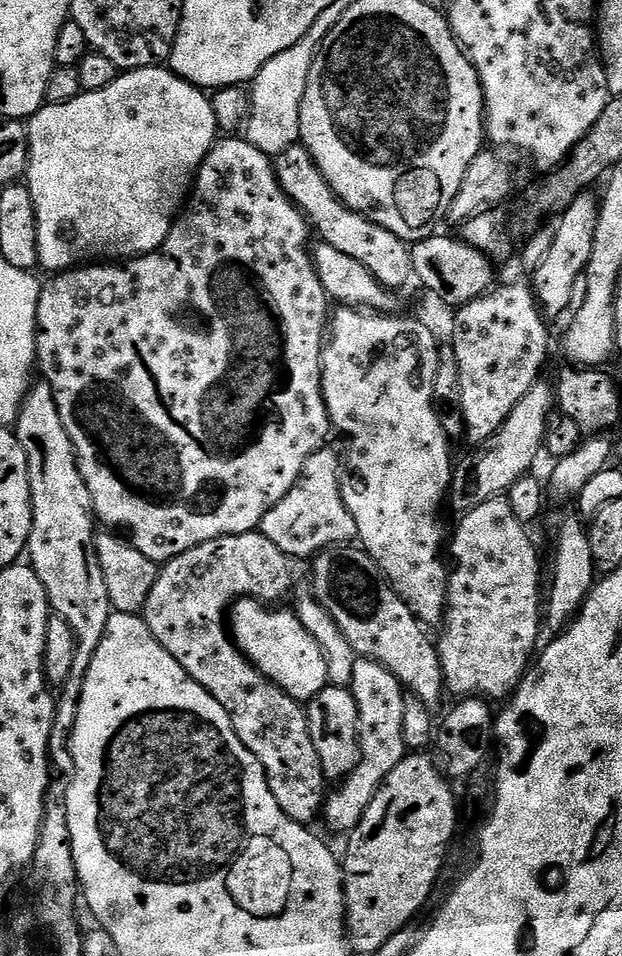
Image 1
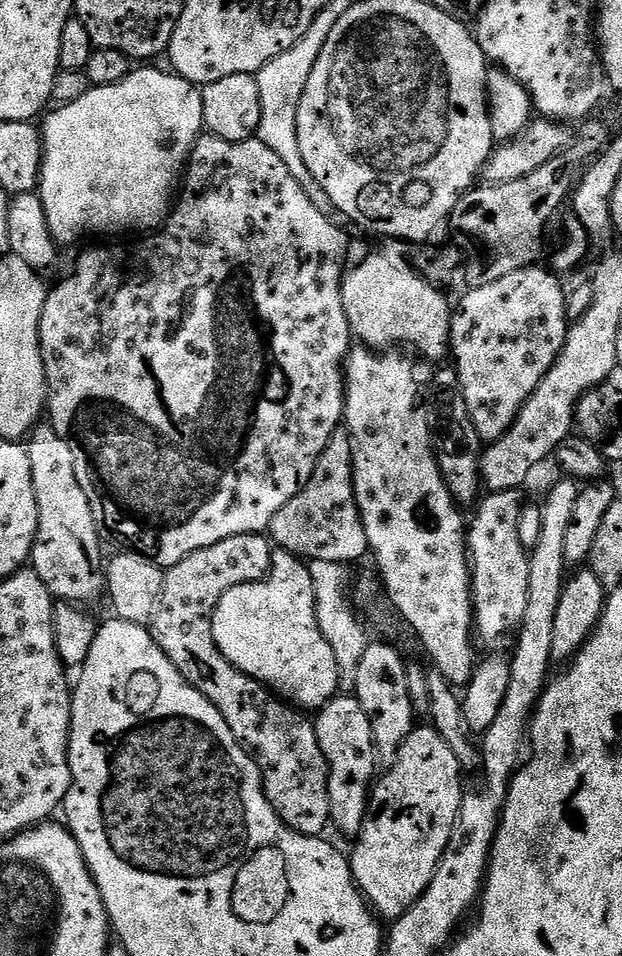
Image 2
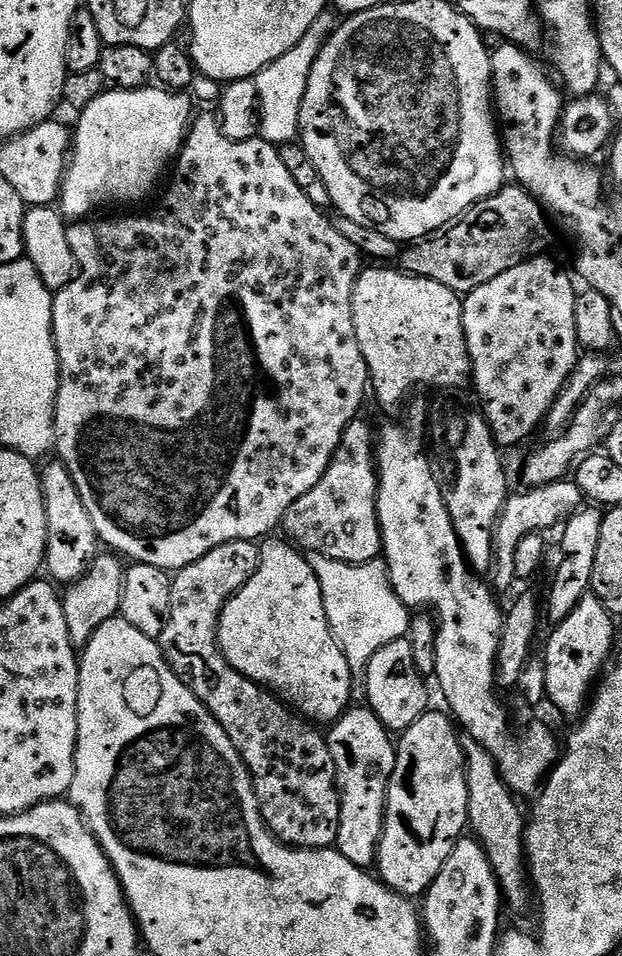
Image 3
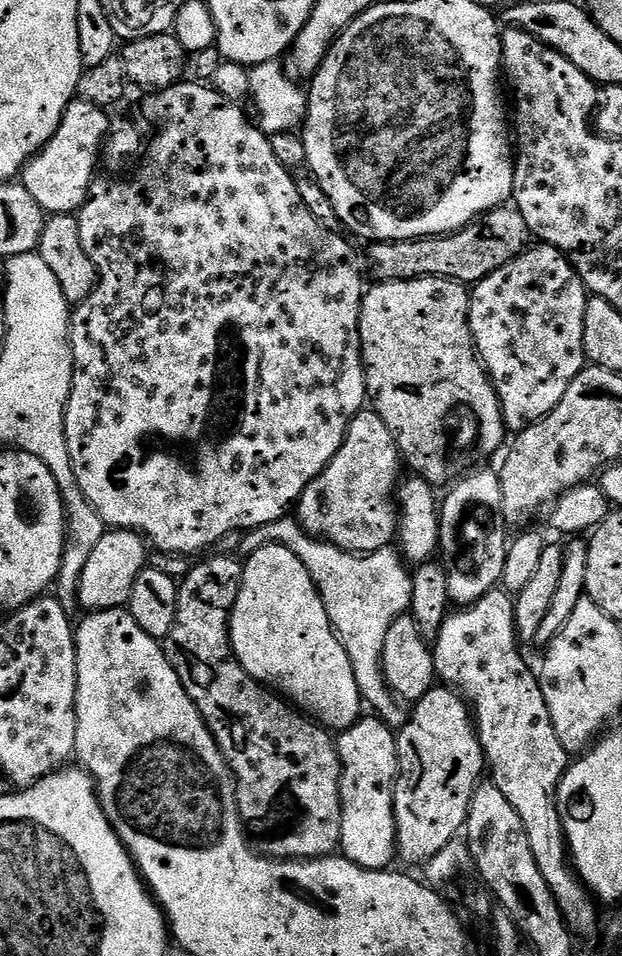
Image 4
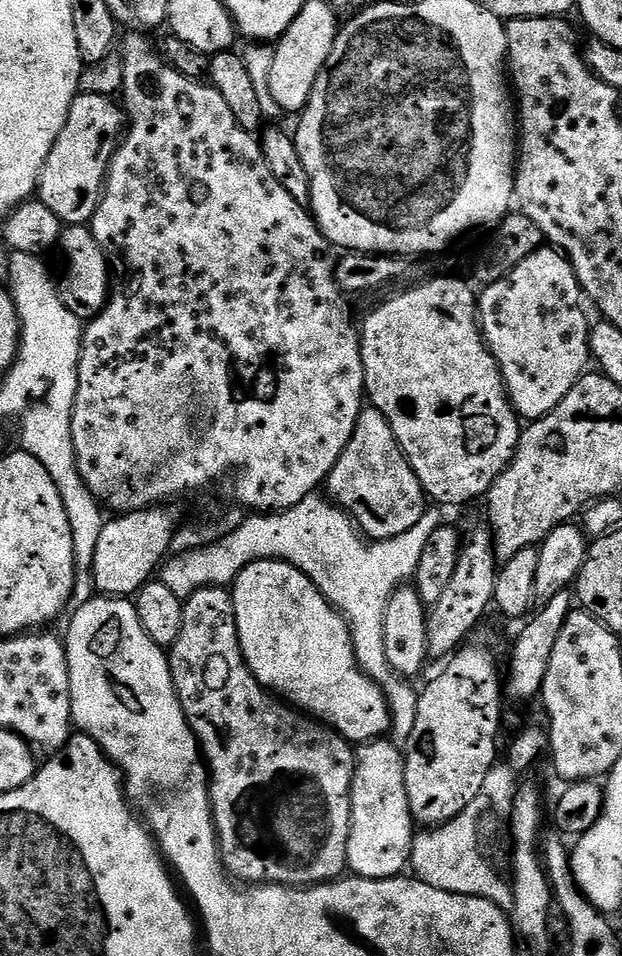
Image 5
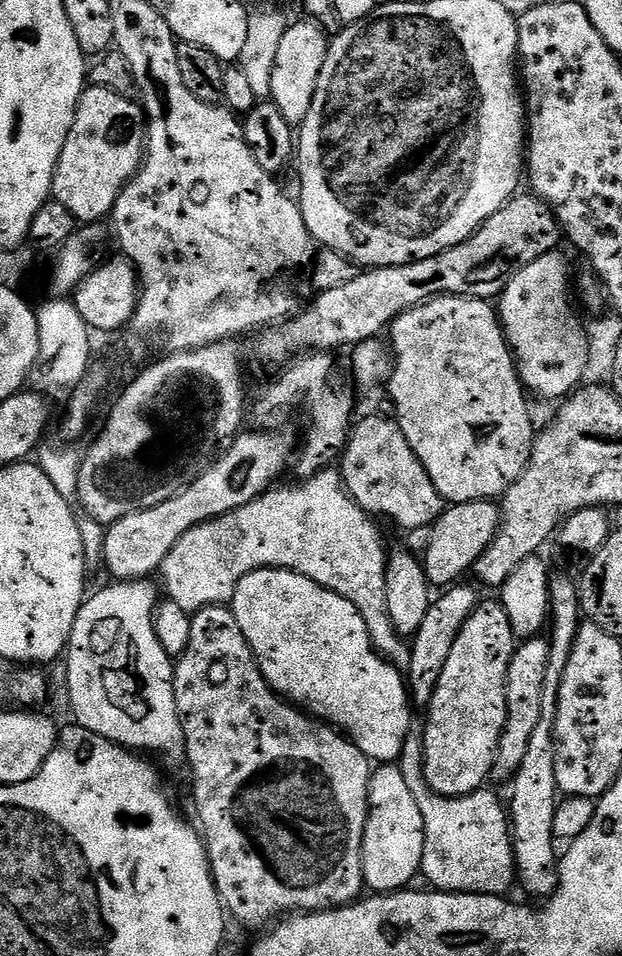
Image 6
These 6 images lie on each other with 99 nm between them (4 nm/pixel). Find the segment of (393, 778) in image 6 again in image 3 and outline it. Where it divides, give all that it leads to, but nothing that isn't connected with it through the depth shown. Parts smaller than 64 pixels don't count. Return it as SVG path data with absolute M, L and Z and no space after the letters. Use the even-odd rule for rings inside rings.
M367 706L349 707L327 729L330 758L334 758L336 792L340 796L340 821L335 849L354 866L368 870L376 863L376 847L384 829L384 803L396 765L396 744L383 722ZM392 739L392 740L391 740Z

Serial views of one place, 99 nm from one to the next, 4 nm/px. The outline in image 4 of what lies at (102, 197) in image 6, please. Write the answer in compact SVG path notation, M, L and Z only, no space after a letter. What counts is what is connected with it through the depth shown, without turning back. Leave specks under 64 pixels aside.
M76 98L68 105L48 143L22 169L24 189L46 214L76 214L88 201L98 152L110 132L105 109Z

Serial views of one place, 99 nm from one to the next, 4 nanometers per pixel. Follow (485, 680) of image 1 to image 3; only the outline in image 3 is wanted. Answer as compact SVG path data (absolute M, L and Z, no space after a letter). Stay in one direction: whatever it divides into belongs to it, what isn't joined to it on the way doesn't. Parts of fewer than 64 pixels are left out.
M565 478L555 480L546 486L528 488L524 492L513 491L504 503L504 510L500 514L494 533L494 572L500 584L513 583L516 571L514 570L514 550L522 538L531 532L543 533L544 528L555 529L563 525L564 521L577 512L585 503L582 490L577 486L575 479Z

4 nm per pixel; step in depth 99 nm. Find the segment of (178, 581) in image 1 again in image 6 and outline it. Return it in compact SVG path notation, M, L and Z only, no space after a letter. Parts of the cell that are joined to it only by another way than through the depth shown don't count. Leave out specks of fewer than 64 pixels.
M211 604L209 608L194 613L190 626L190 646L186 646L184 653L175 661L172 685L178 718L184 731L186 764L187 767L192 767L192 796L196 799L196 812L200 815L199 827L202 829L204 846L208 850L212 880L216 883L216 892L220 895L220 903L224 905L225 913L231 919L233 916L244 928L264 930L285 914L323 912L325 908L341 908L343 904L353 903L366 888L362 874L362 838L368 817L368 791L374 771L373 761L369 760L366 754L362 754L362 750L358 750L358 746L333 725L313 718L309 713L276 695L261 674L258 662L238 626L238 618L234 618L231 607Z

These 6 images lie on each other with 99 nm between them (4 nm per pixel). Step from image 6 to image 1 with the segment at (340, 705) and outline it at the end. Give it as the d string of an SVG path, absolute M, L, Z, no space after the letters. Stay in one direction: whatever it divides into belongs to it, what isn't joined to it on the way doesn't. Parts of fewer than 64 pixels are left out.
M241 598L230 609L230 635L237 648L290 698L301 702L312 700L323 688L329 687L322 646L314 642L310 630L302 626L291 607L267 608L256 600L259 599Z

